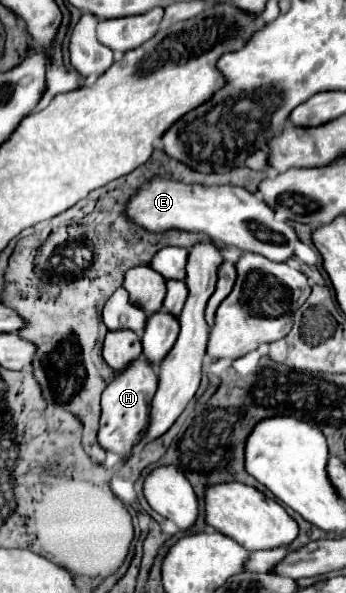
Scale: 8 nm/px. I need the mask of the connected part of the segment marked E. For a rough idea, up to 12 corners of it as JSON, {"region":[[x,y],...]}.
{"region":[[155,178],[127,204],[151,232],[203,232],[273,262],[299,242],[257,194]]}

